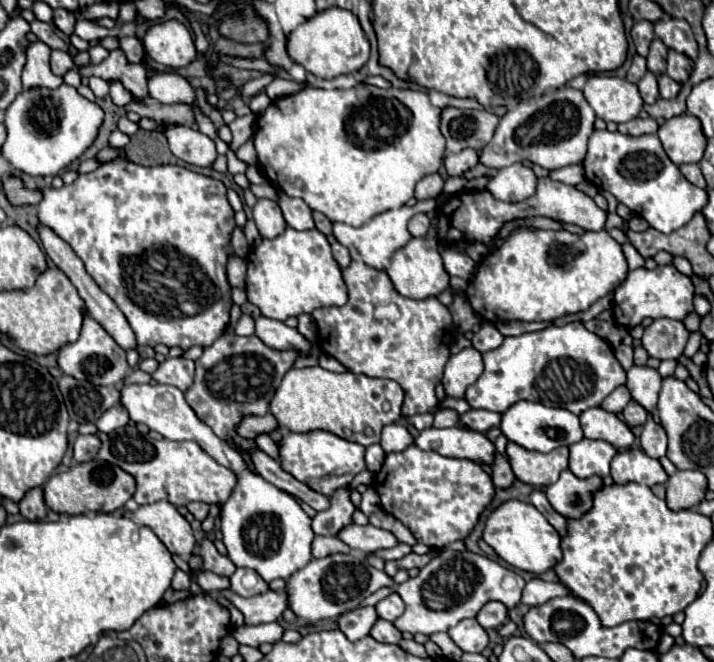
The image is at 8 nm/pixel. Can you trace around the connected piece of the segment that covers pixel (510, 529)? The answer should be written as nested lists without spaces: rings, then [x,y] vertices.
[[[507,500],[499,508],[495,508],[483,530],[483,540],[495,550],[499,558],[503,558],[507,564],[541,574],[545,570],[551,570],[559,560],[561,560],[561,548],[559,548],[559,532],[547,522],[547,518],[529,502],[519,502],[519,500]]]

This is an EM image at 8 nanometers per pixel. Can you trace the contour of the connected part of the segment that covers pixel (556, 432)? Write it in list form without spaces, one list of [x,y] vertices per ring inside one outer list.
[[[519,400],[517,404],[509,406],[501,414],[499,430],[509,442],[515,442],[525,450],[535,450],[535,452],[551,452],[553,448],[571,446],[583,438],[579,418],[575,414],[563,408],[547,408],[539,402],[529,402],[529,400]]]

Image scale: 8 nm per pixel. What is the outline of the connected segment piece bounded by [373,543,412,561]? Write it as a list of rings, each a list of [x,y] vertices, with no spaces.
[[[399,543],[394,548],[379,550],[373,554],[384,559],[385,561],[389,561],[401,559],[410,552],[412,552],[411,546],[404,543]]]

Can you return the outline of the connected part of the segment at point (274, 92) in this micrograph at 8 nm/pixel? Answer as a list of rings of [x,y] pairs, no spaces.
[[[275,78],[267,87],[266,93],[269,98],[277,100],[279,98],[294,94],[303,89],[304,85],[298,84],[294,81],[285,80],[281,78]]]

